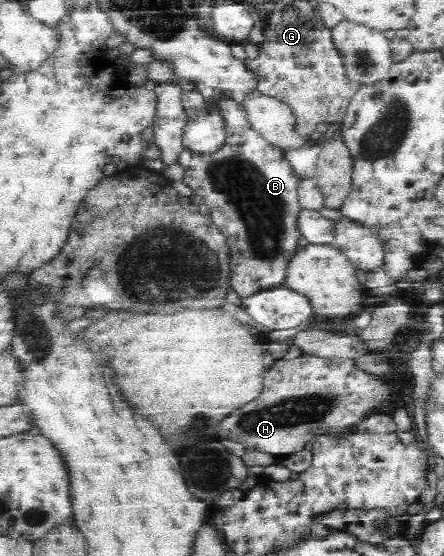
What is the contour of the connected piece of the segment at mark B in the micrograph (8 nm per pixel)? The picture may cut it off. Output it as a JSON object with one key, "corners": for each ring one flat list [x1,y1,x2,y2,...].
{"corners":[[218,93,214,104,219,109,225,125,225,140,220,149,211,155,202,156,189,155,186,151,182,151,178,163,185,171,182,182,191,188,192,193,203,198,203,203,210,207,208,216,225,237,229,251,232,289,238,291,240,298,245,298,259,291,286,286,290,259,300,249,298,241,302,237,298,227,298,219,302,211,298,191,303,178,294,170,284,150,268,143,252,128,246,106,234,98,233,94]]}

